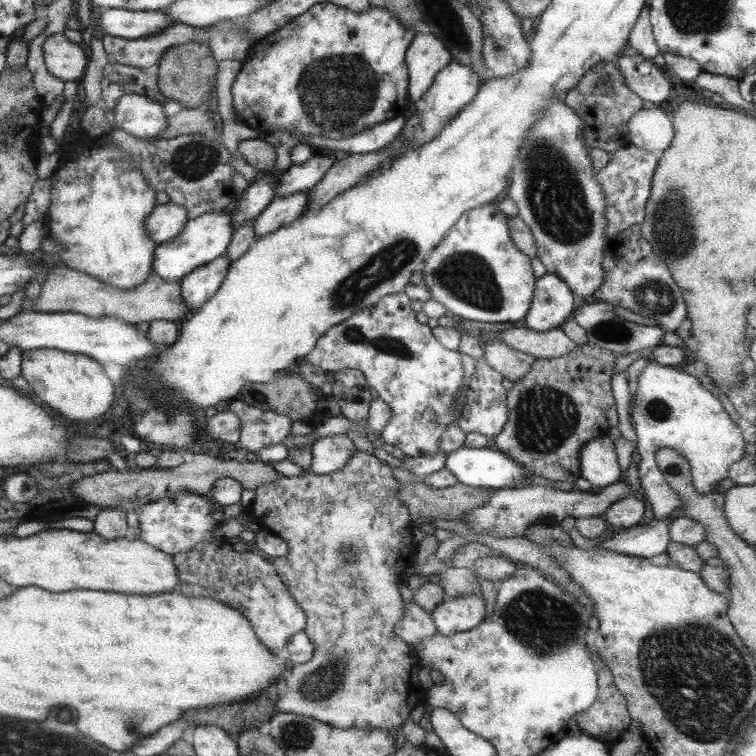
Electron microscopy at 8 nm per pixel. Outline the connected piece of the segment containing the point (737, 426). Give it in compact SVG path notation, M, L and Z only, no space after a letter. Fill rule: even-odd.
M650 360L646 367L638 376L638 391L633 399L631 407L631 421L637 434L637 450L640 455L638 464L638 477L640 478L640 488L645 493L644 500L652 505L654 518L660 520L675 513L677 508L682 507L680 495L670 487L666 478L662 478L662 470L656 462L656 454L660 448L672 448L678 454L682 454L686 458L686 462L690 464L691 474L693 476L694 488L700 494L710 494L714 492L714 486L728 478L730 466L741 461L744 456L744 440L742 440L742 423L734 423L730 414L722 408L722 402L712 396L706 388L702 388L702 384L682 370L680 367L662 366L654 360Z

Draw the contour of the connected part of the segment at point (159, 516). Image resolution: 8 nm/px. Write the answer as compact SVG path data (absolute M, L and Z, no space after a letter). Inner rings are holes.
M180 491L172 497L160 497L156 501L145 504L142 511L138 512L138 528L140 539L150 543L150 546L165 551L166 554L176 555L192 550L200 542L212 542L214 540L214 518L212 518L212 506L206 498L198 496L198 493Z

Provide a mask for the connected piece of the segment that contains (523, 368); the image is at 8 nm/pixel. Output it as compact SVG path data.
M499 340L487 342L485 349L486 362L499 372L503 378L515 383L524 373L528 373L536 362L536 357L510 348Z

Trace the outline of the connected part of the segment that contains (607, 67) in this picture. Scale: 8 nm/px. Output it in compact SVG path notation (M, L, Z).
M614 59L604 60L594 65L594 68L578 81L576 87L566 92L564 103L572 107L574 113L584 121L582 141L586 146L609 153L629 146L629 122L648 107L642 98L628 88L626 79L616 67Z

